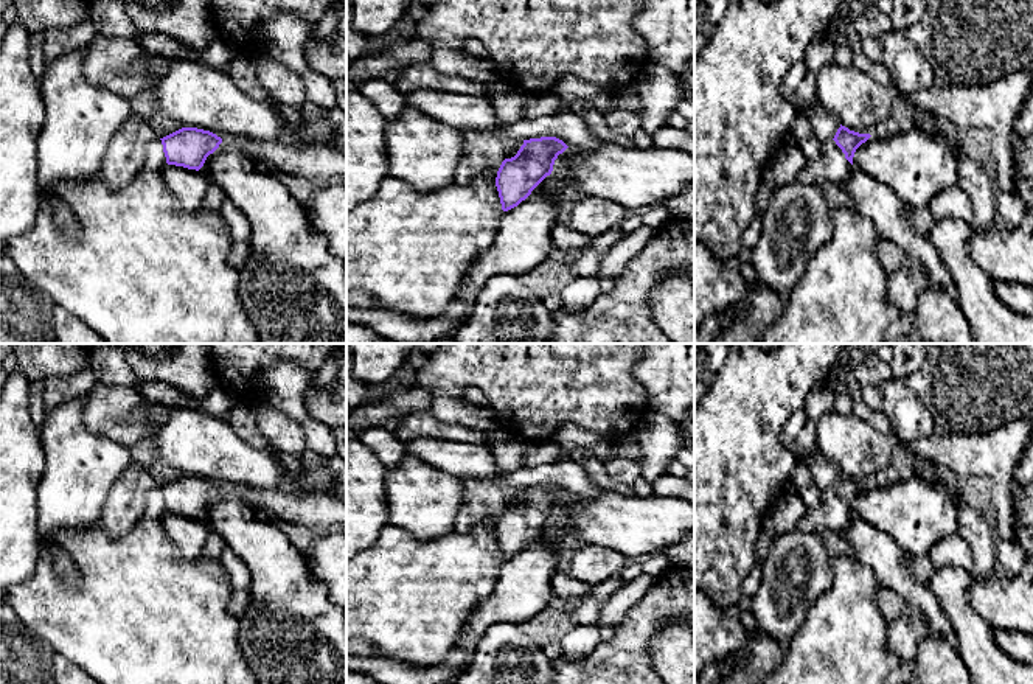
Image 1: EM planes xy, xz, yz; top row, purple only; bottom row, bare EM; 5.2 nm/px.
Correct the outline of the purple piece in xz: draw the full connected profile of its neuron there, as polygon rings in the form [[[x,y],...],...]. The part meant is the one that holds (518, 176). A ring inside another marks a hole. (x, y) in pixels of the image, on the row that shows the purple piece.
[[[556,137],[523,140],[517,154],[505,159],[497,171],[496,187],[502,210],[508,211],[525,201],[551,174],[555,160],[567,148]]]

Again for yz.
[[[840,124],[833,138],[820,143],[819,155],[806,162],[797,182],[803,185],[817,185],[819,182],[839,185],[845,182],[853,171],[856,149],[870,137],[870,134],[859,134]]]

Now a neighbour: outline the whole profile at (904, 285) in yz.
[[[913,261],[889,274],[887,298],[901,314],[916,312],[918,294],[930,286],[929,275]]]

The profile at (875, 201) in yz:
[[[857,169],[839,185],[851,196],[853,210],[871,219],[881,236],[899,246],[909,261],[918,263],[932,286],[948,294],[954,291],[954,278],[943,266],[929,236],[915,230],[906,218],[906,205],[889,187]]]

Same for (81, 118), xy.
[[[85,47],[59,56],[45,67],[40,93],[45,103],[45,123],[37,137],[39,187],[42,199],[53,205],[53,221],[65,235],[76,235],[79,224],[68,207],[53,196],[62,182],[87,182],[99,174],[103,157],[120,129],[134,112],[130,99],[90,84],[82,70]]]

